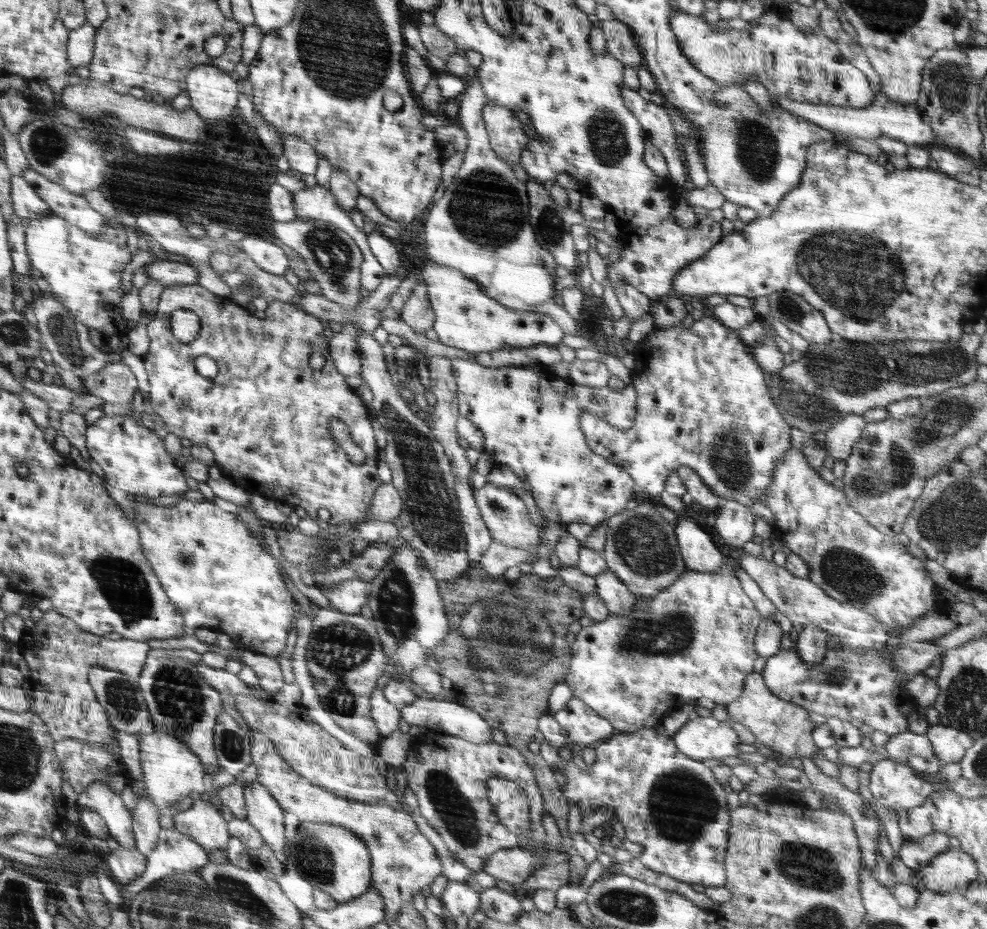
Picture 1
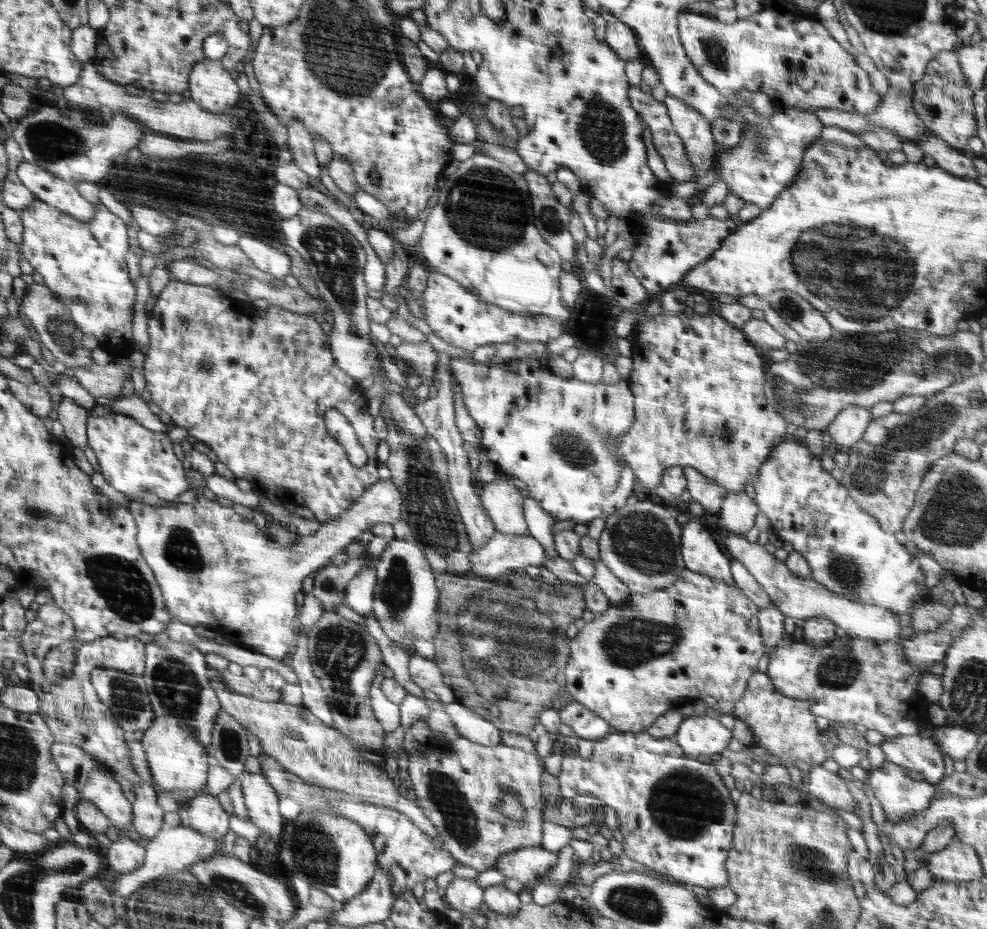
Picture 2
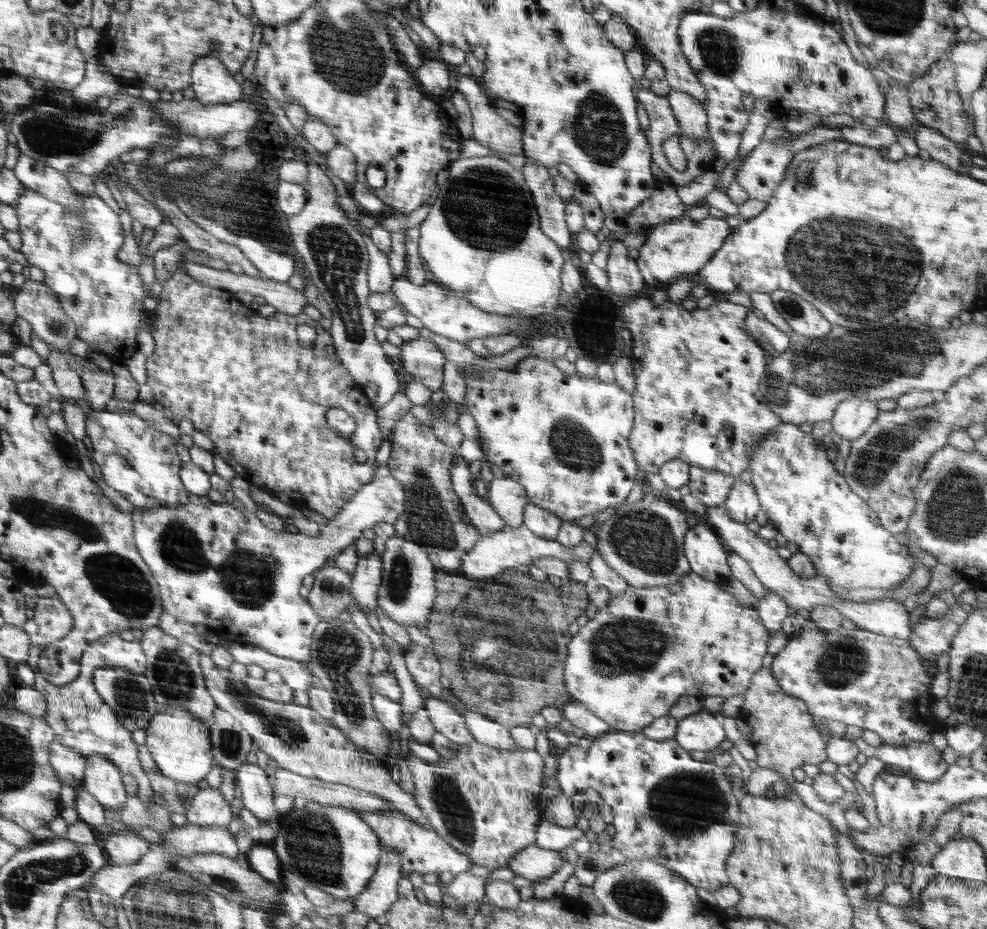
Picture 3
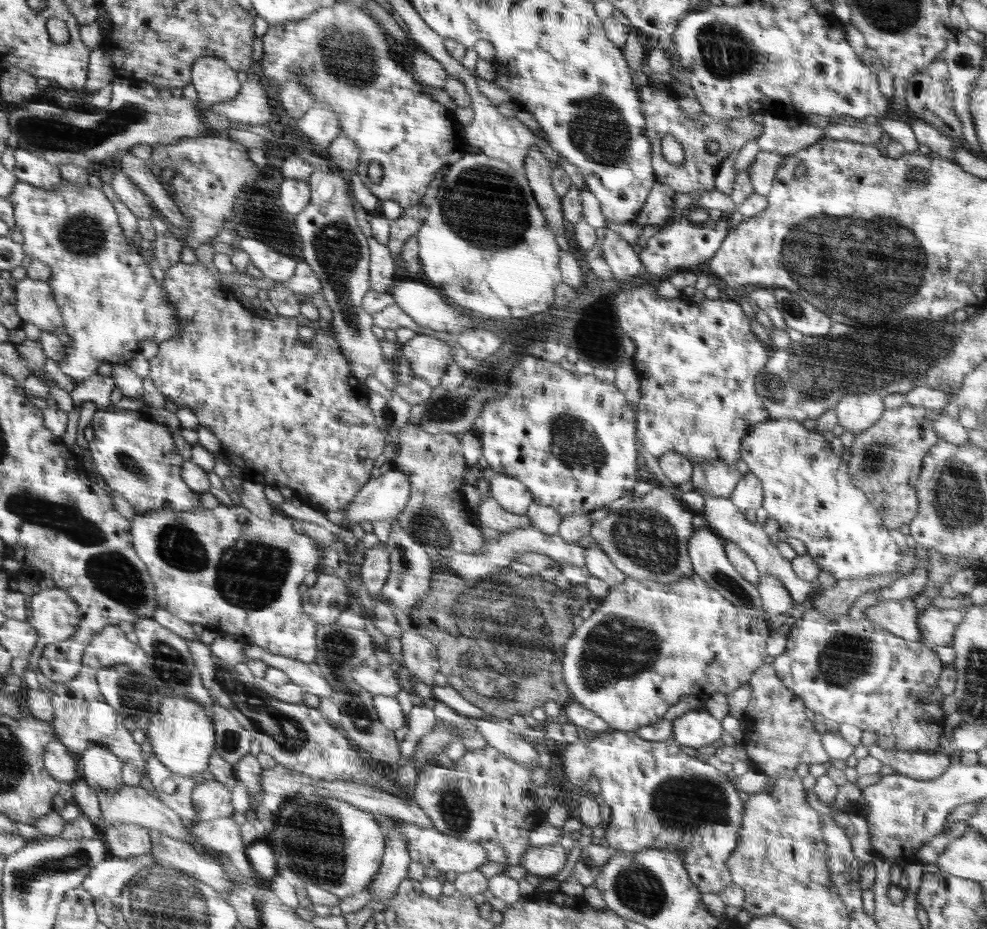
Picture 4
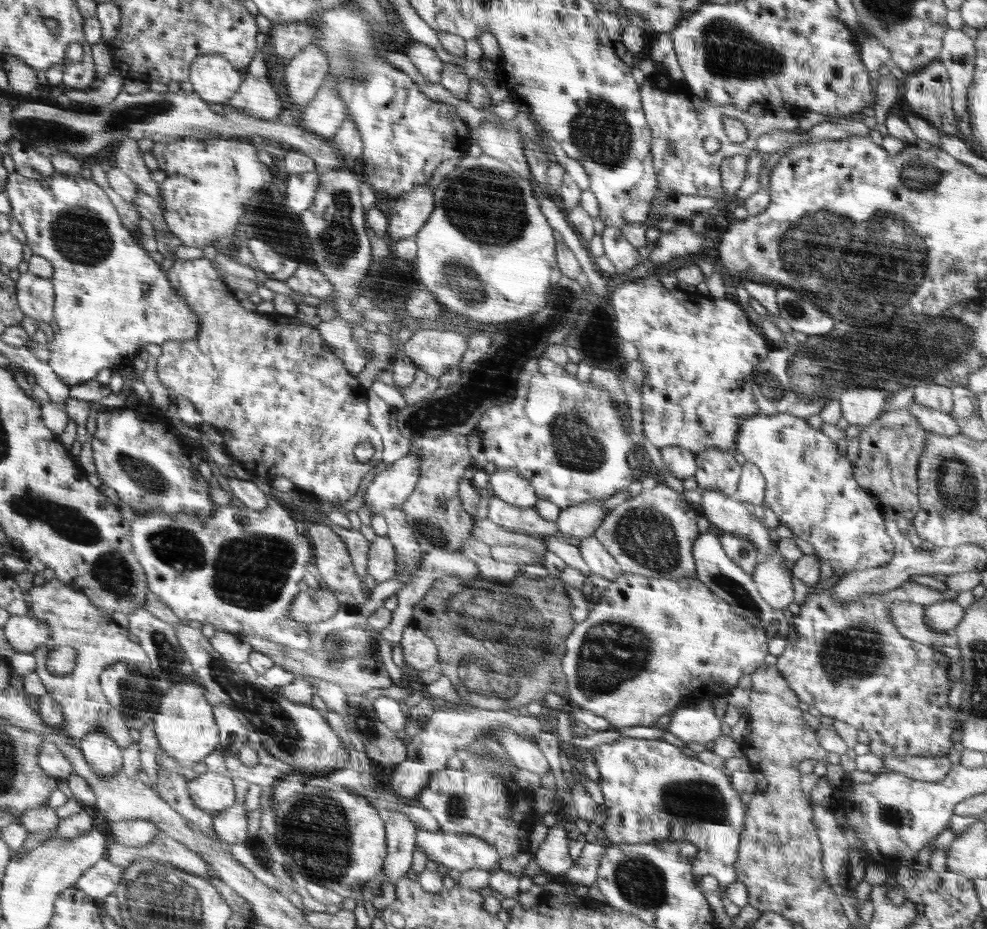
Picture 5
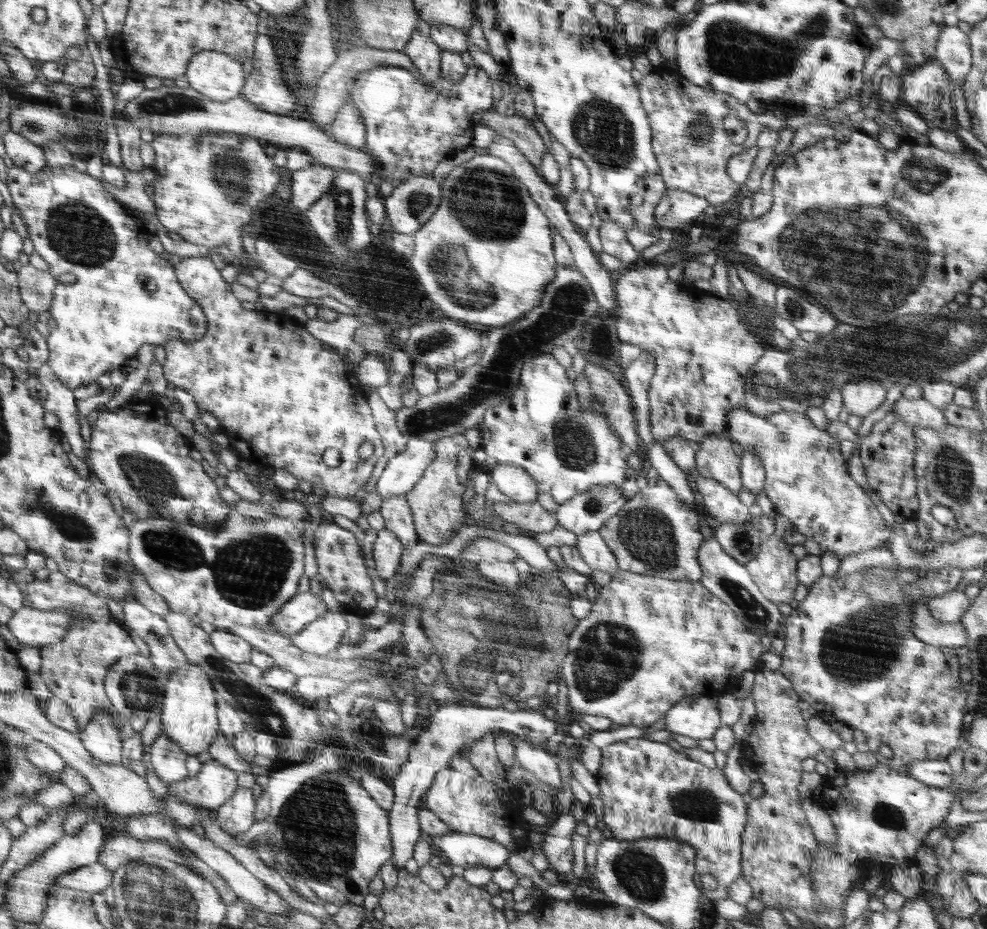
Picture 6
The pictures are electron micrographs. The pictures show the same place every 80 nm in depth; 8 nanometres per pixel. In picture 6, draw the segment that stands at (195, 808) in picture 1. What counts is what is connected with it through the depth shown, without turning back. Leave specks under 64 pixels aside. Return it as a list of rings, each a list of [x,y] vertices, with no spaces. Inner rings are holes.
[[[211,760],[202,764],[200,773],[194,777],[188,777],[187,779],[168,785],[168,795],[172,795],[176,800],[216,810],[232,798],[235,790],[236,773],[232,771],[232,768],[226,767],[224,764],[218,763],[216,760]]]

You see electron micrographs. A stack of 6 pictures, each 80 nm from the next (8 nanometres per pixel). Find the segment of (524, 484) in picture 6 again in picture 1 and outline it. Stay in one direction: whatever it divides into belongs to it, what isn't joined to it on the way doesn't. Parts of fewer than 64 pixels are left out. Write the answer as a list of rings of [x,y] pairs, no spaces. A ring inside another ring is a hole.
[[[487,482],[486,486],[474,489],[474,500],[493,540],[516,548],[528,548],[540,544],[539,528],[534,524],[525,502],[517,494],[505,486],[494,486]]]

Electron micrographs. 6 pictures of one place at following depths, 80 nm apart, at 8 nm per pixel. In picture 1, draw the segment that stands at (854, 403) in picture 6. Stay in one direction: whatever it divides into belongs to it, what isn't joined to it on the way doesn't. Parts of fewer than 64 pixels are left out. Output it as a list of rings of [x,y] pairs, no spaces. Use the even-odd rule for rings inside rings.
[[[851,413],[844,416],[840,422],[825,432],[826,439],[820,446],[821,451],[832,456],[835,461],[839,459],[845,461],[867,424],[864,415]]]

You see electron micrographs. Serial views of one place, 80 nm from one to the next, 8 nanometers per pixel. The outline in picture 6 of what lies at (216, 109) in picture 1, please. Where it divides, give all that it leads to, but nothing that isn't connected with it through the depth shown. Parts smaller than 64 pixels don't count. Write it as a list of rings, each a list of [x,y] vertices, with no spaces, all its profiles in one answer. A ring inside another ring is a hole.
[[[215,50],[195,54],[185,75],[194,90],[218,102],[238,97],[246,78],[238,59]]]

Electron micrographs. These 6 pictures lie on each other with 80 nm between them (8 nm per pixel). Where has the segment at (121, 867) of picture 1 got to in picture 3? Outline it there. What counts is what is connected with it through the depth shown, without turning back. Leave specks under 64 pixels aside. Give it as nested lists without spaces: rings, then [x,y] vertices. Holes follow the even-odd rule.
[[[133,829],[111,831],[104,841],[110,863],[136,864],[150,850],[150,843],[138,837]]]

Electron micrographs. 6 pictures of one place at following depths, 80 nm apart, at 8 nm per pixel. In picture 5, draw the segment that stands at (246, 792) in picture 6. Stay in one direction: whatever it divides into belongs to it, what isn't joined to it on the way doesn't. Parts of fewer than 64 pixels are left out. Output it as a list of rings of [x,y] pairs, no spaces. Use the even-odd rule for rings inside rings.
[[[236,803],[213,818],[215,836],[226,844],[245,843],[247,840],[247,813],[244,803]]]

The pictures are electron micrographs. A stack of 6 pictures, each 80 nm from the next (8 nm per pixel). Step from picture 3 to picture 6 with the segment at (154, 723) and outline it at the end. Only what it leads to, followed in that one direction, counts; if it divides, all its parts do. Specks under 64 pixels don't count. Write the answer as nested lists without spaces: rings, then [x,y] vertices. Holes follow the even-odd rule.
[[[186,662],[186,667],[178,669],[165,684],[165,694],[159,712],[161,732],[175,742],[188,756],[208,751],[219,732],[218,700],[215,684],[208,679],[204,668]]]

